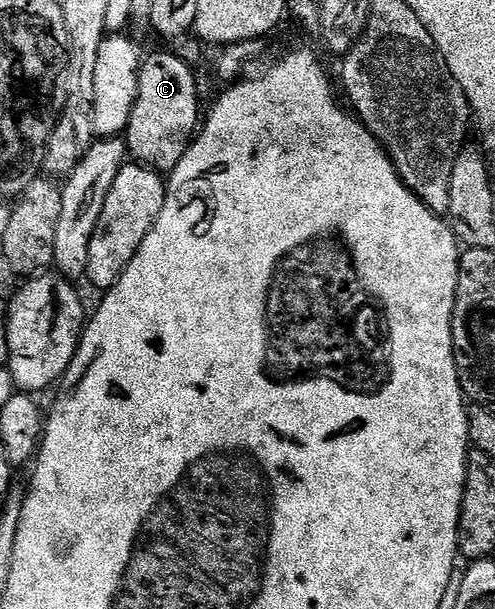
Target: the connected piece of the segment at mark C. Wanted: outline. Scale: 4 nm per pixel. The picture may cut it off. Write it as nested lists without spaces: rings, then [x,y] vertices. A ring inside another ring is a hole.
[[[173,50],[153,52],[150,56],[148,53],[141,62],[135,110],[131,110],[131,122],[125,128],[123,139],[134,161],[162,174],[171,173],[179,166],[199,131],[201,100],[197,97],[197,76],[189,68],[192,68],[190,61]]]

